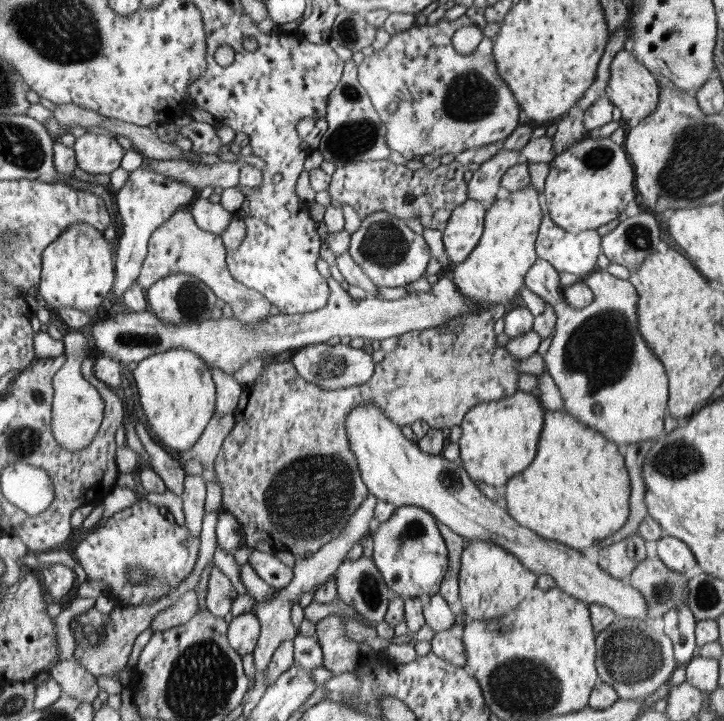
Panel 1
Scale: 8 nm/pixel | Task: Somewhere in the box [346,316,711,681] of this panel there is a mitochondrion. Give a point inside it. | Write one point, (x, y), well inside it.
(675, 459)

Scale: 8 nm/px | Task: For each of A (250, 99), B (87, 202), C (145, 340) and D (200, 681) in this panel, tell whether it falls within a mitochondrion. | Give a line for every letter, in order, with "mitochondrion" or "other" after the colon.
A: other
B: other
C: mitochondrion
D: mitochondrion

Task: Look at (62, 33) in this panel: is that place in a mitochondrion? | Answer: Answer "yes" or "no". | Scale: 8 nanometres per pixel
yes

